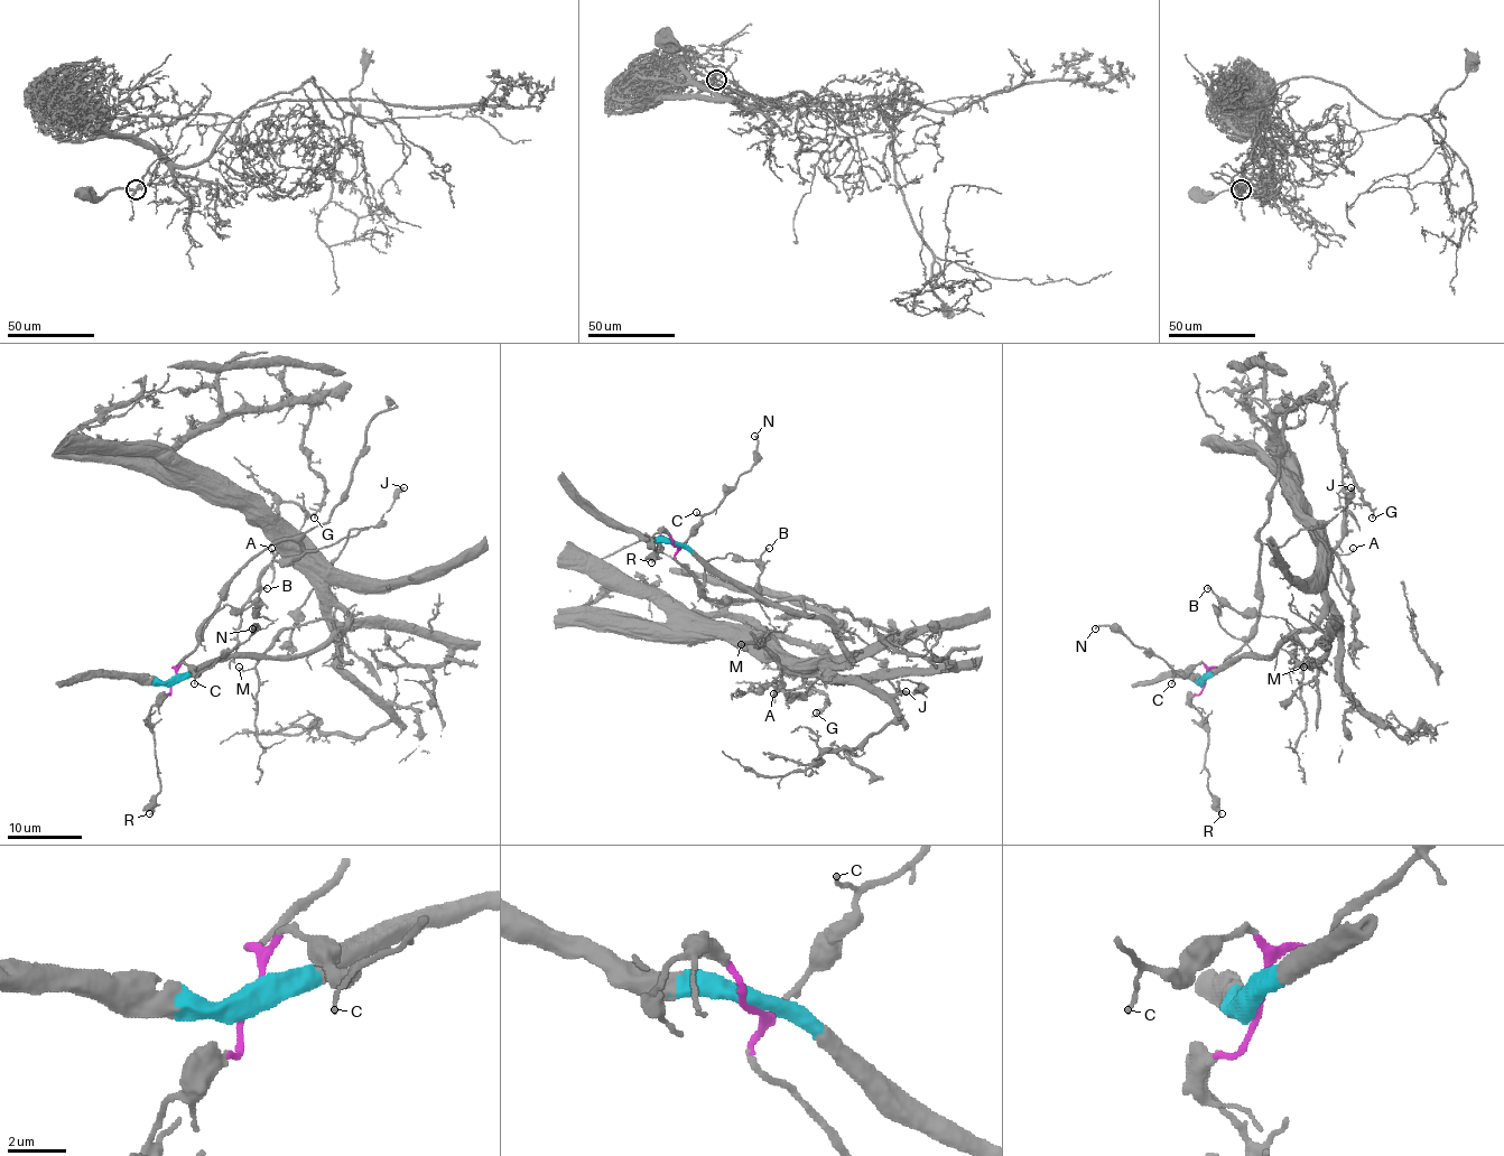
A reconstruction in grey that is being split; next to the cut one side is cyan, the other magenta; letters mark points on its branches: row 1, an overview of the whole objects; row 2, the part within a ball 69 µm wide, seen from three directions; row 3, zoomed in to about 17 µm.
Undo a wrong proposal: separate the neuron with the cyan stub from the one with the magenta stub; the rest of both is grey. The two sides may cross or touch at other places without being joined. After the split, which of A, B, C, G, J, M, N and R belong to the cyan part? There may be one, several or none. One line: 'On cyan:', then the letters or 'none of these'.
On cyan: A, G, M

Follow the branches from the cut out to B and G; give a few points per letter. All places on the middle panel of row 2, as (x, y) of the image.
B: (676, 546), (676, 559), (702, 585), (704, 570), (711, 559), (722, 559), (727, 553), (750, 560), (769, 548)
G: (676, 543), (833, 630), (838, 665), (674, 630), (727, 616), (810, 643), (816, 712)

